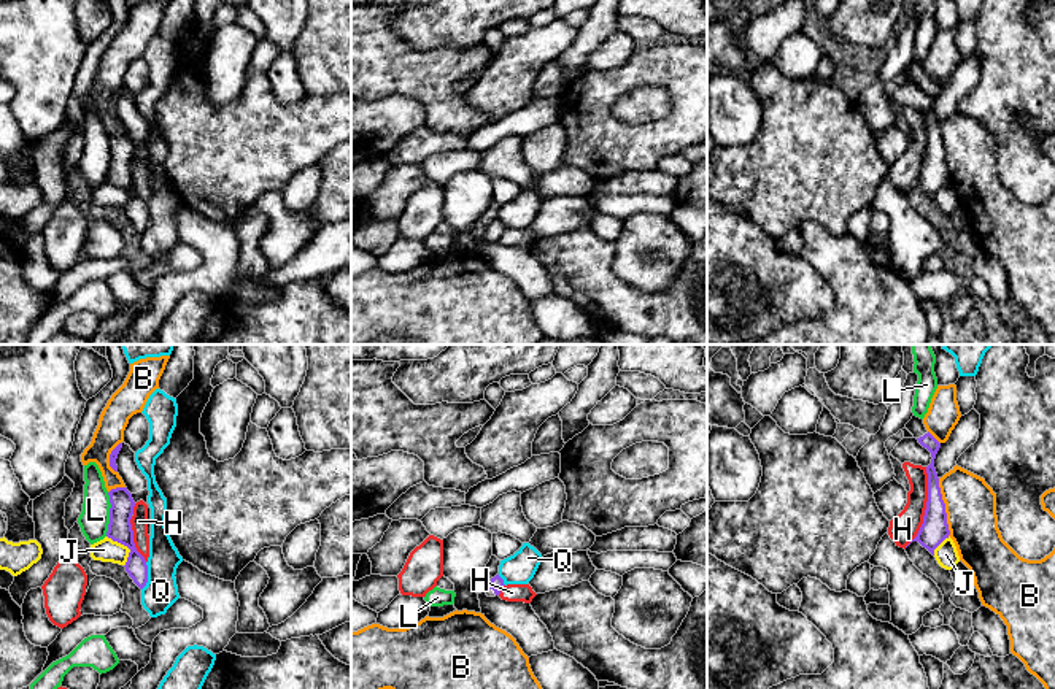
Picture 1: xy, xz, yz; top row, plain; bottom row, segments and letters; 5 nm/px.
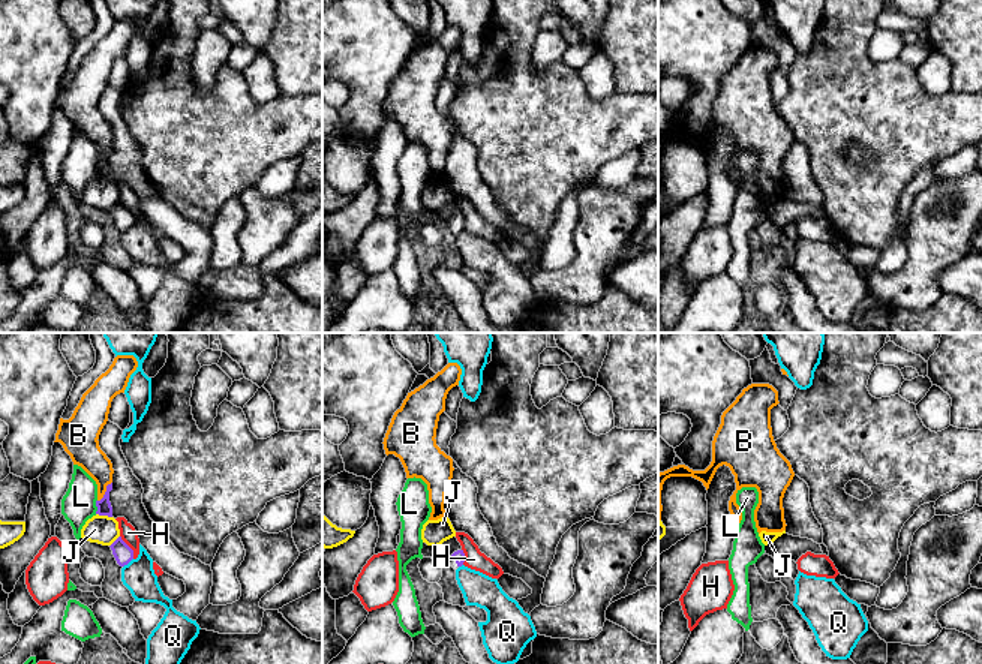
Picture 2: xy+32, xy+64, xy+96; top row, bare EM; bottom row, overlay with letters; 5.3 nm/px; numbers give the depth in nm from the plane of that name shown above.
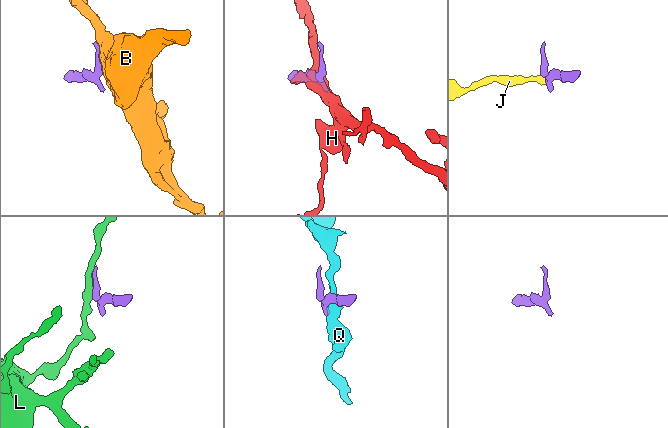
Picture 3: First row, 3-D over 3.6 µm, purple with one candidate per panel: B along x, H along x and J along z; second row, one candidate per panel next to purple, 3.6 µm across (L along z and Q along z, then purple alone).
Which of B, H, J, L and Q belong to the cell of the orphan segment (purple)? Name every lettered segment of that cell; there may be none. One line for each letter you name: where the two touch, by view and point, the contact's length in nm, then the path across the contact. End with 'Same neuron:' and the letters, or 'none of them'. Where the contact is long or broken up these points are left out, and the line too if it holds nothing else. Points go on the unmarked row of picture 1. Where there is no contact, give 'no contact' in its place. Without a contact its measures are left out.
Same neuron: none of them

